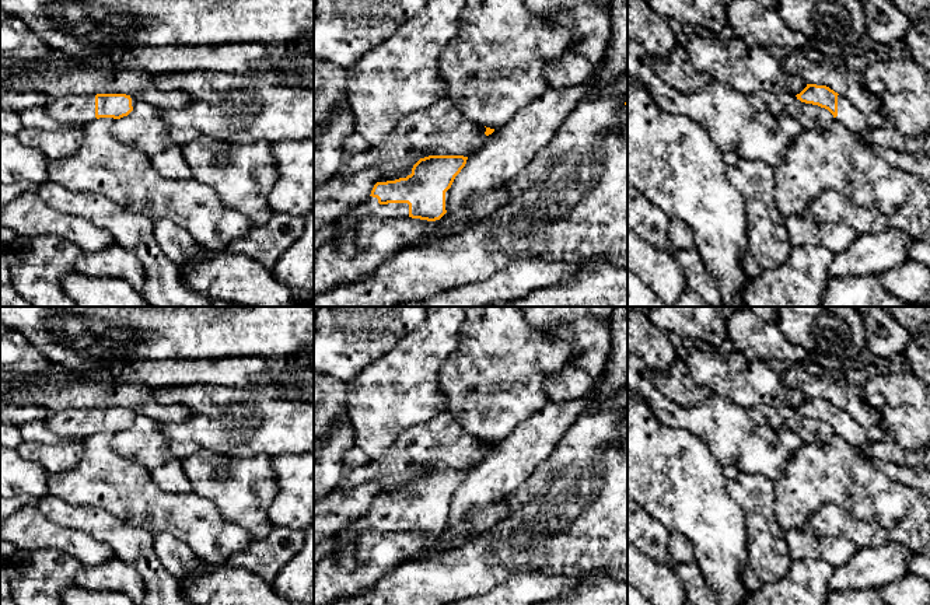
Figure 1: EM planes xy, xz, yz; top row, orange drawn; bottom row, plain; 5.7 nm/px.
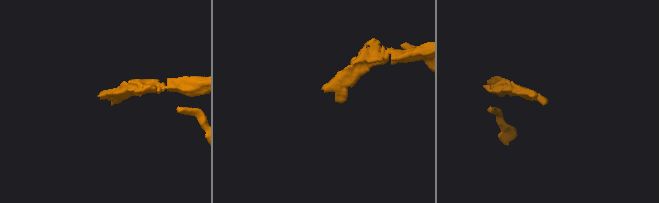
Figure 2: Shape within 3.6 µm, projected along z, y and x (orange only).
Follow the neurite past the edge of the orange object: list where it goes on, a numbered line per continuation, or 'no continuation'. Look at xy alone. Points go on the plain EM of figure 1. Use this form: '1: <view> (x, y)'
1: xy (74, 423)

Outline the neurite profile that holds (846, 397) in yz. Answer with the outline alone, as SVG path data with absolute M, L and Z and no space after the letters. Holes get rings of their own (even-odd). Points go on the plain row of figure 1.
M793 364L780 374L782 384L807 398L826 399L847 412L863 429L880 426L880 412L861 396L861 388L825 375L810 374L803 364Z

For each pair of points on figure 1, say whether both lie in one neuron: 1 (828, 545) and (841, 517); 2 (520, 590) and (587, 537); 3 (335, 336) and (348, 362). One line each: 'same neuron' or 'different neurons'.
1: different neurons
2: different neurons
3: same neuron

